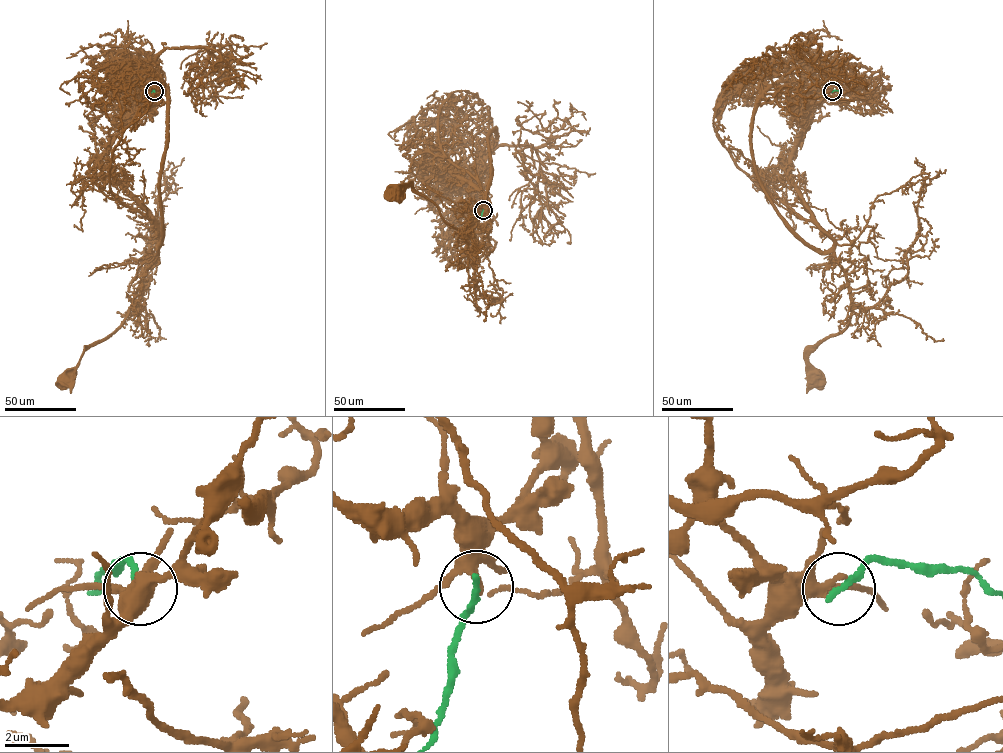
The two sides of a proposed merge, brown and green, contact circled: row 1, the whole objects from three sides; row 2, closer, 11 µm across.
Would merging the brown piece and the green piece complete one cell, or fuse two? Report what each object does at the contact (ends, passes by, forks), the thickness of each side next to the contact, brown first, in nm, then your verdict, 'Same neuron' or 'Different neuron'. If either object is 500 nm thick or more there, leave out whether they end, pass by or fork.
At the ring brown forks. At the ring green ends. Thickness 240 nm (brown) against 240 nm. Different neuron

